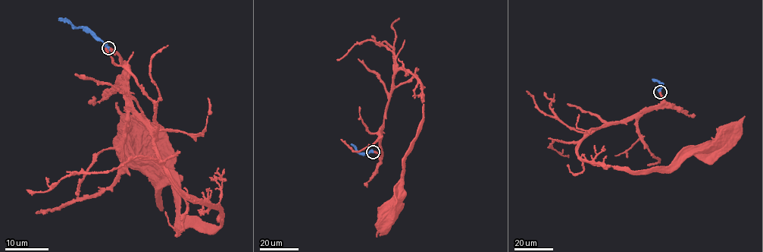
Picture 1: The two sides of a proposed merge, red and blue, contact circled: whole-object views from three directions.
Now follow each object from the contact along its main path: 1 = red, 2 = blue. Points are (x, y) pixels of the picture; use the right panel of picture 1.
1: (660, 92), (661, 105), (592, 130), (578, 155), (648, 170), (680, 165), (717, 146), (726, 134)
2: (660, 92), (661, 83), (652, 79)

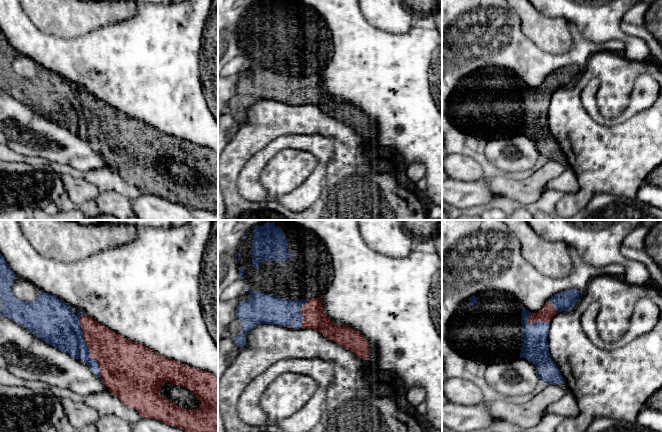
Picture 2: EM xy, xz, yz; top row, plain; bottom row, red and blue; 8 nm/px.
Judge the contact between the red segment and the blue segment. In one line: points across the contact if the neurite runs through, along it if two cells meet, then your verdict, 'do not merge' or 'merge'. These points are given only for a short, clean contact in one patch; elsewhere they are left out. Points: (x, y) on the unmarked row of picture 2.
merge

